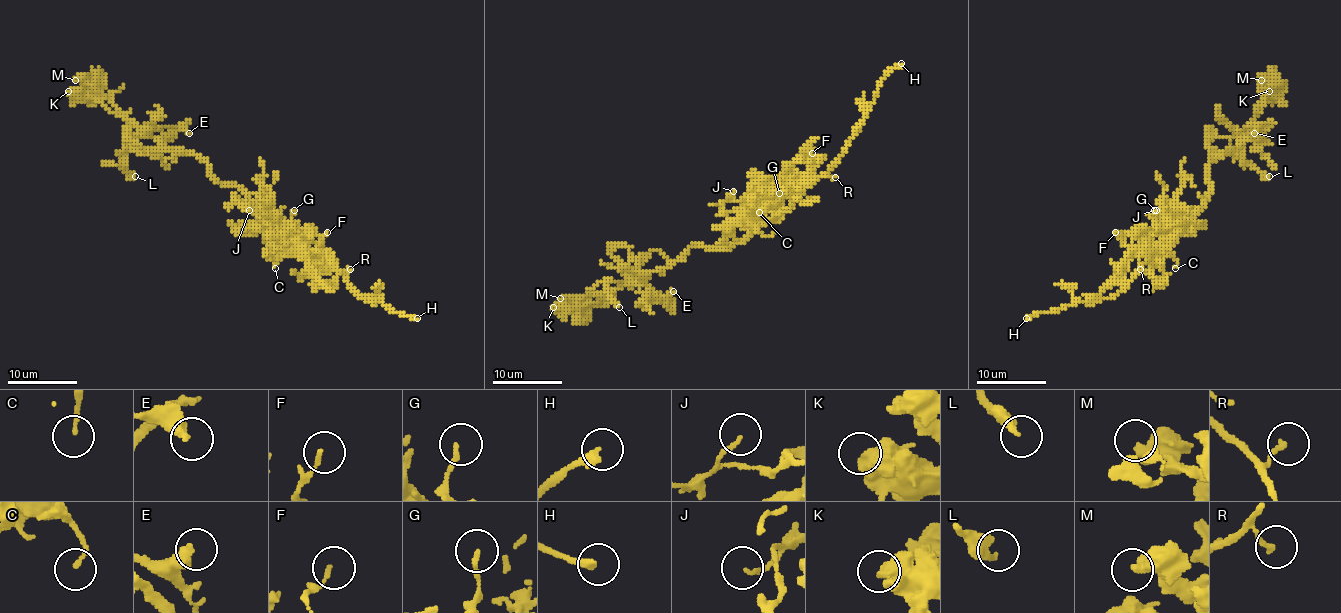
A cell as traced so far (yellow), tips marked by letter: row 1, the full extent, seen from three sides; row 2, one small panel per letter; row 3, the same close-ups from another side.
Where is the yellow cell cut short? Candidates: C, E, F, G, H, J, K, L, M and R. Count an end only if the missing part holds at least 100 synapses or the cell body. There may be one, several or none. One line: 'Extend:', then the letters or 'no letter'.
Extend: H

